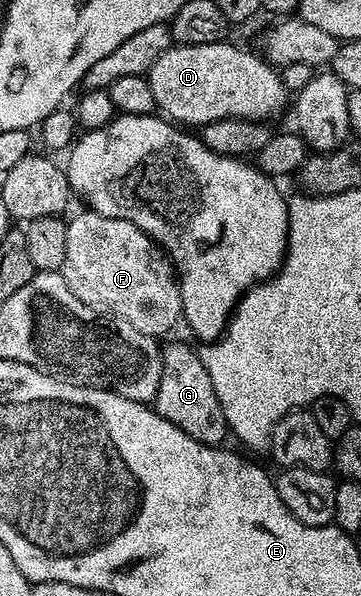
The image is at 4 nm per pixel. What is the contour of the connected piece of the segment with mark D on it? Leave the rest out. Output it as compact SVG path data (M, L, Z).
M231 40L213 44L197 44L196 46L172 44L169 52L165 52L165 56L161 56L161 60L157 60L157 64L153 64L153 68L145 77L147 83L151 85L156 107L170 121L182 124L184 127L208 126L213 120L225 120L226 118L272 120L271 118L277 117L286 106L288 109L289 92L283 83L282 73L266 58L258 53L255 54L234 46Z

